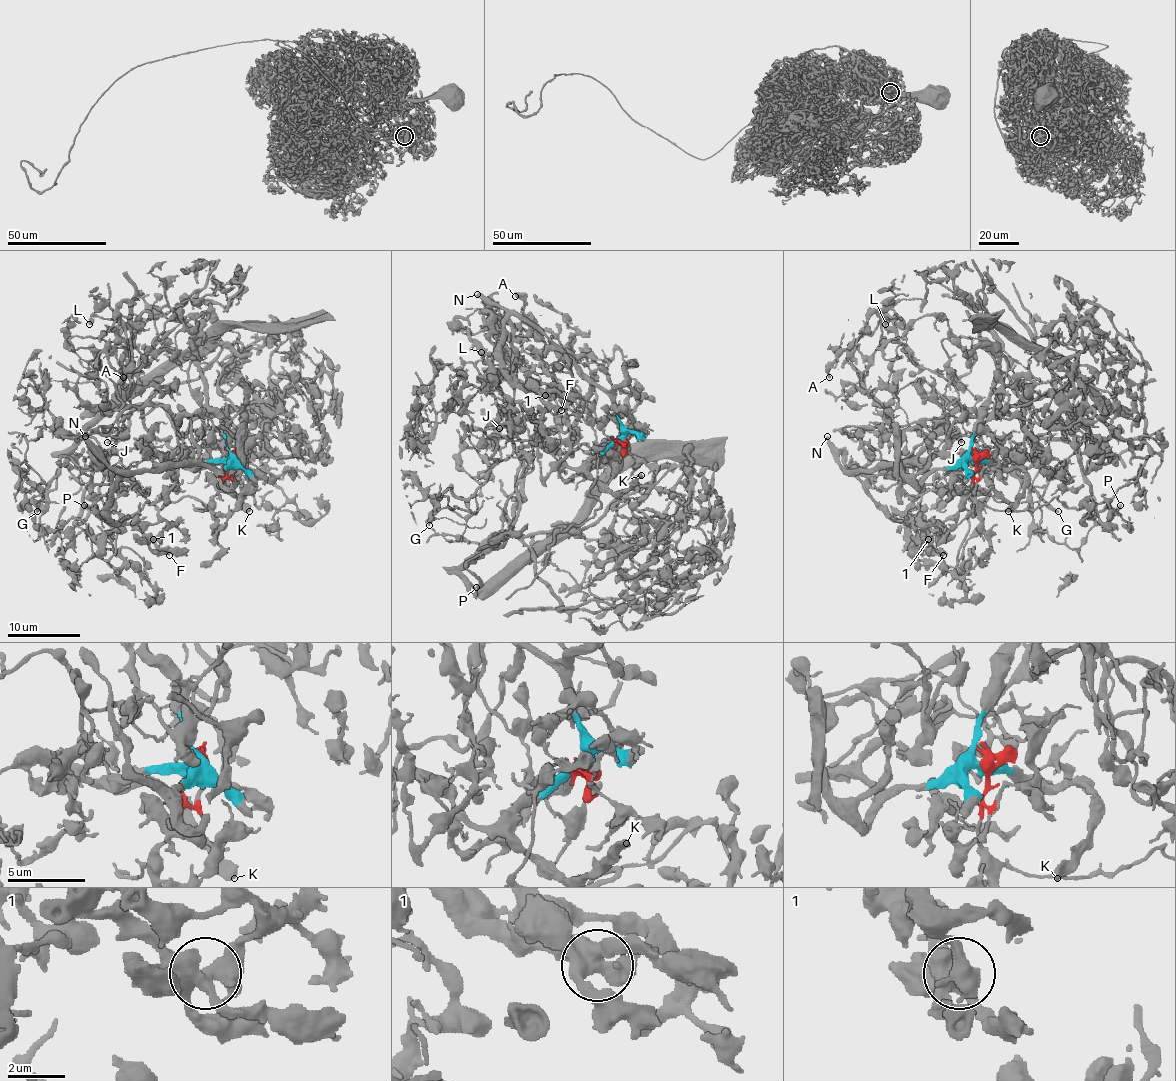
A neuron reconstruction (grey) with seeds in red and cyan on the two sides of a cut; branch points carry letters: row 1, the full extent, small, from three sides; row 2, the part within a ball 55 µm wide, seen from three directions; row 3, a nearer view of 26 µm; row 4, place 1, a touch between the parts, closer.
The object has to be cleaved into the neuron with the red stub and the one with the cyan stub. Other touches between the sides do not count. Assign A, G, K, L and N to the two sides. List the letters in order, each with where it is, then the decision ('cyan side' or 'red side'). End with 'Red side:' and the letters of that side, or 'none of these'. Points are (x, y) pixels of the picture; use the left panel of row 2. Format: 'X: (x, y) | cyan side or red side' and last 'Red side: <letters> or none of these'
A: (123, 377) | red side
G: (37, 511) | red side
K: (249, 511) | cyan side
L: (89, 324) | red side
N: (85, 436) | cyan side
Red side: A, G, L

